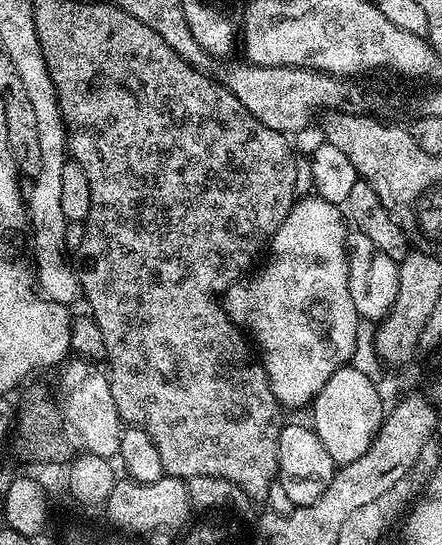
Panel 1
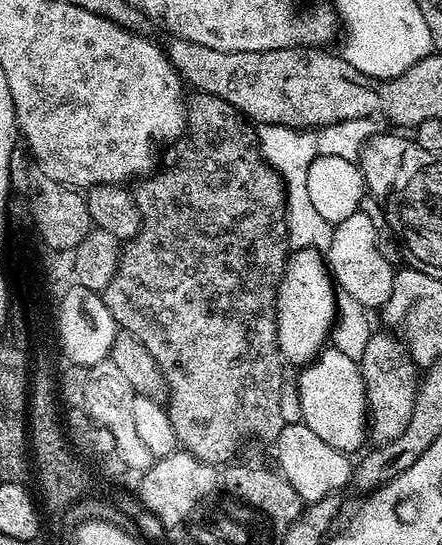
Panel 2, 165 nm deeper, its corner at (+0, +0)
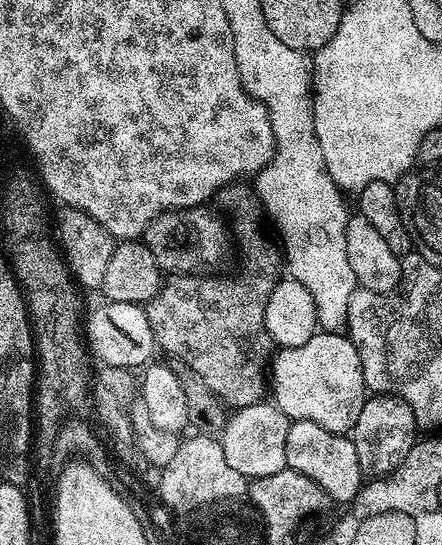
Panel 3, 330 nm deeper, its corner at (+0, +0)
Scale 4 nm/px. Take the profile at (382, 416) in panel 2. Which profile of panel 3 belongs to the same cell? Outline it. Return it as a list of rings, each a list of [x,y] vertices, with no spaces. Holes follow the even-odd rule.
[[[395,394],[369,395],[362,406],[362,414],[358,414],[358,422],[354,422],[350,439],[354,442],[354,450],[358,450],[361,473],[372,478],[387,476],[388,473],[394,472],[400,467],[400,464],[406,458],[406,454],[410,454],[410,450],[416,445],[418,429],[414,418],[414,410]]]

